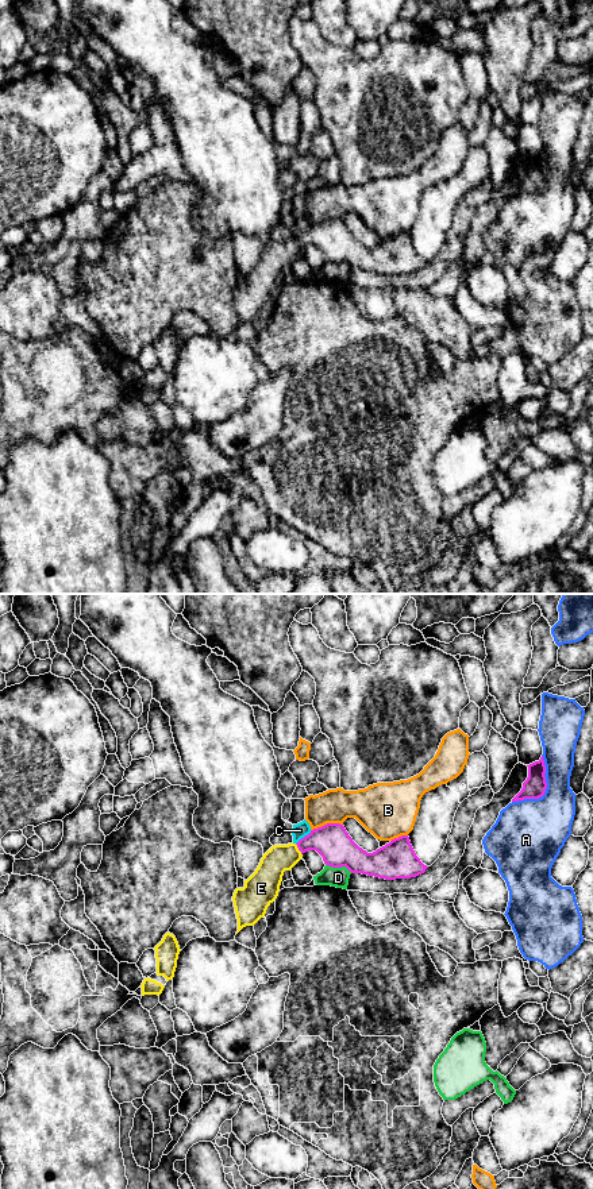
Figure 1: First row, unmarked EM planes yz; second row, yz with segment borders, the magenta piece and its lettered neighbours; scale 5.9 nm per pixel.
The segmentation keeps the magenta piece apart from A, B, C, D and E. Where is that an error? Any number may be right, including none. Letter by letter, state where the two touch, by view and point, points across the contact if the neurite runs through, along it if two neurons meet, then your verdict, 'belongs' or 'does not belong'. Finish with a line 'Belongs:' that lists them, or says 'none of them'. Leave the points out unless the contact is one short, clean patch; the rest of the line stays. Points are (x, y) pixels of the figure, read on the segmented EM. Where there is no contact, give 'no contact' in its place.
A: contact yz (545, 790); does not belong
B: contact yz (327, 823); does not belong
C: contact yz (304, 837); border yz (311, 830), (296, 844); does not belong
D: contact yz (339, 867); border yz (326, 864), (346, 867), (351, 872); does not belong
E: contact yz (299, 849); way yz (331, 841), (312, 841), (299, 849), (289, 854), (268, 876); belongs
Belongs: E

